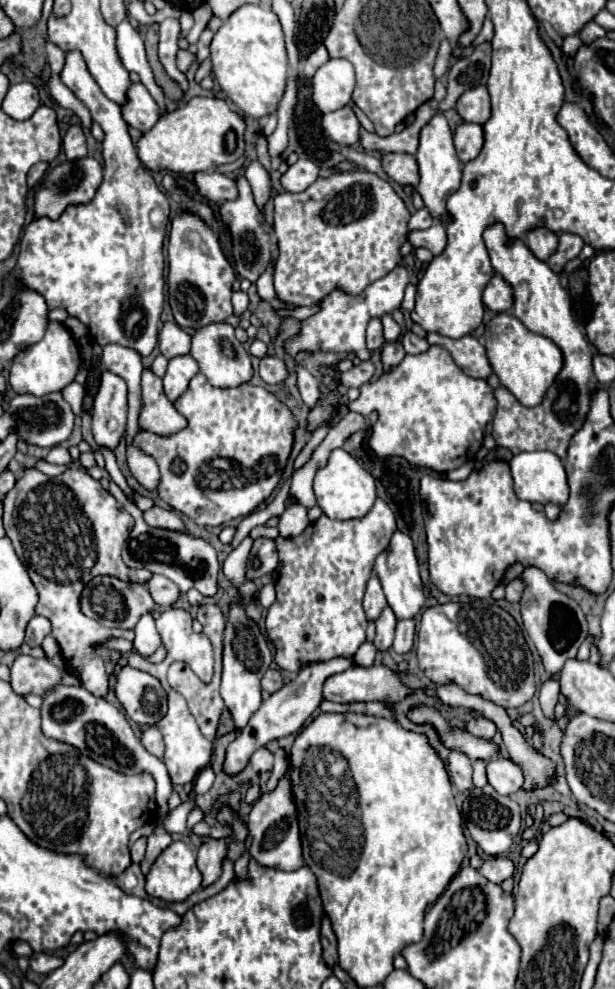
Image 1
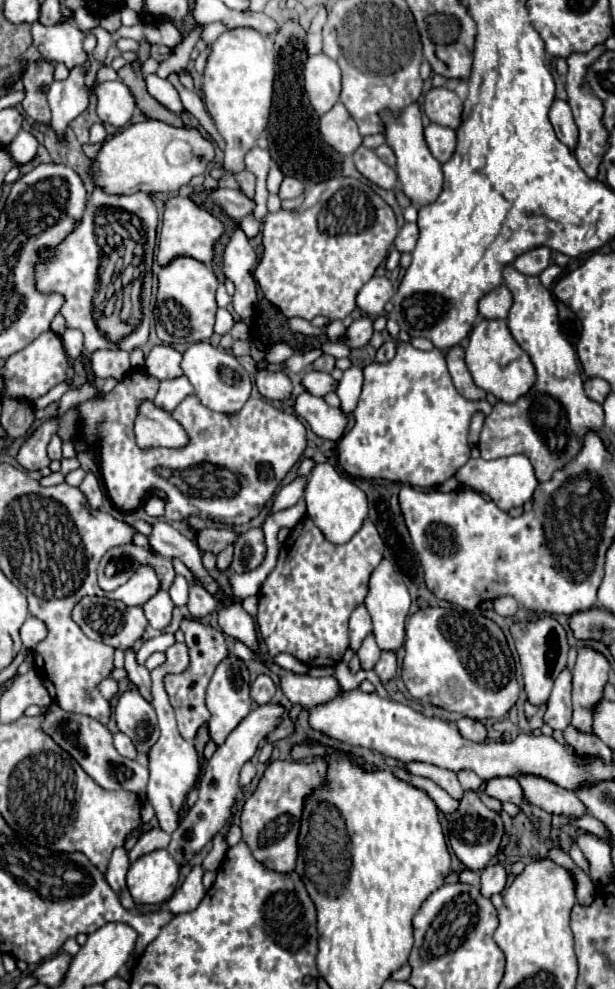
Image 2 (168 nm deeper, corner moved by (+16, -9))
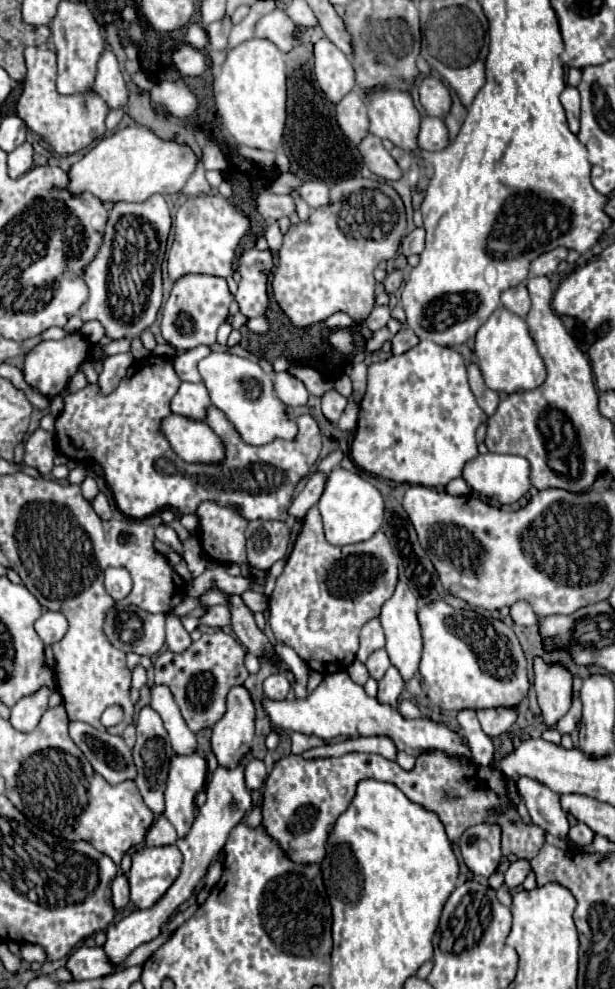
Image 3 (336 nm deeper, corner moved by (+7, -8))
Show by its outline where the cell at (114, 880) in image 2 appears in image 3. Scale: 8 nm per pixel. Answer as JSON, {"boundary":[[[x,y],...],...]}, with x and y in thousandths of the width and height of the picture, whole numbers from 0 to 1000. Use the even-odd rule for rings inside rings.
{"boundary":[[[193,885],[187,891],[184,891],[184,917],[187,919],[200,919],[207,913],[210,913],[210,891],[207,891],[207,885]]]}

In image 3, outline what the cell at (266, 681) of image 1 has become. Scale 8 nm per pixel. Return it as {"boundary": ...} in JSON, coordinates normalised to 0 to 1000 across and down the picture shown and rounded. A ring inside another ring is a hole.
{"boundary":[[[447,680],[428,689],[428,701],[434,707],[444,707],[444,709],[460,709],[467,705],[470,697],[473,697],[473,691],[463,689],[463,685],[457,685],[457,680]]]}

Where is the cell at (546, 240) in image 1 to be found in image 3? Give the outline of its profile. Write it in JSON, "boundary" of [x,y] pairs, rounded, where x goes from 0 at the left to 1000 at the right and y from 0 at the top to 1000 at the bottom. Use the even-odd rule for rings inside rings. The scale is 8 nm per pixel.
{"boundary":[[[906,250],[906,252],[899,252],[899,254],[889,254],[889,256],[876,258],[876,260],[863,266],[860,274],[863,274],[863,278],[899,278],[902,272],[906,272],[906,268],[909,268],[919,260],[922,260],[922,252]]]}

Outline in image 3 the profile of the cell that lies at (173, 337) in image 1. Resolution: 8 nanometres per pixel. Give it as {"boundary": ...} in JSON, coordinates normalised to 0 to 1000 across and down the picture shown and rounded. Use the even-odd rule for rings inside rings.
{"boundary":[[[333,349],[288,357],[281,361],[281,373],[291,379],[291,383],[294,385],[314,385],[314,387],[327,385],[327,379],[320,375],[320,365],[327,365],[327,361],[337,361],[340,357],[343,357],[343,353]]]}

